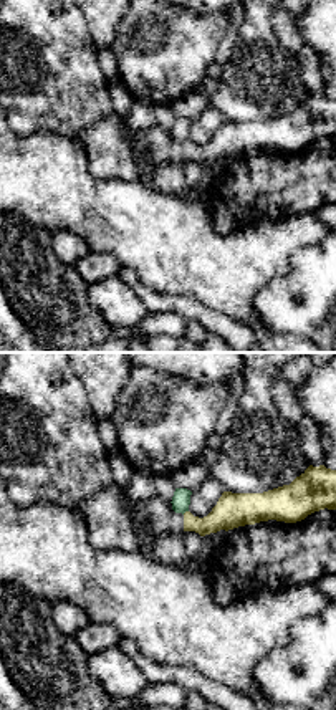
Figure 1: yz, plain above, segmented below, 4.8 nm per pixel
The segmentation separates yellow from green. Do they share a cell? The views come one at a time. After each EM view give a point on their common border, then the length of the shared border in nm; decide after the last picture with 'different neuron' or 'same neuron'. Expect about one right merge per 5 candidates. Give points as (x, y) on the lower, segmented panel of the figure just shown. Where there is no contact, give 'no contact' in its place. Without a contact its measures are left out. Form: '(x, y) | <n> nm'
(186, 512) | 40 nm

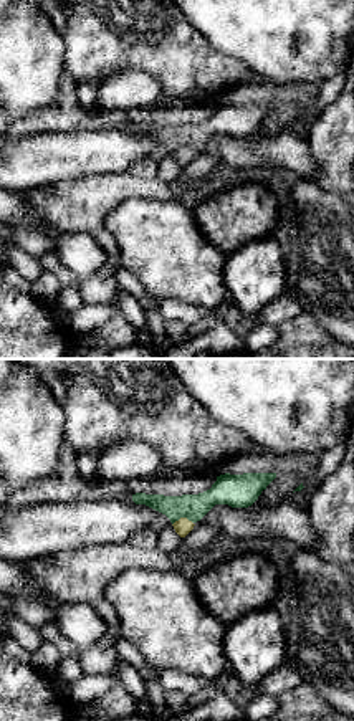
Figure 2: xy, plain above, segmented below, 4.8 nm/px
(182, 518) | 110 nm

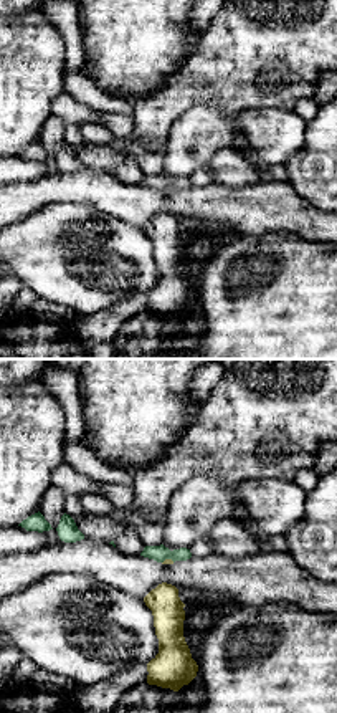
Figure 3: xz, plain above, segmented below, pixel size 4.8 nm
(167, 559) | 60 nm

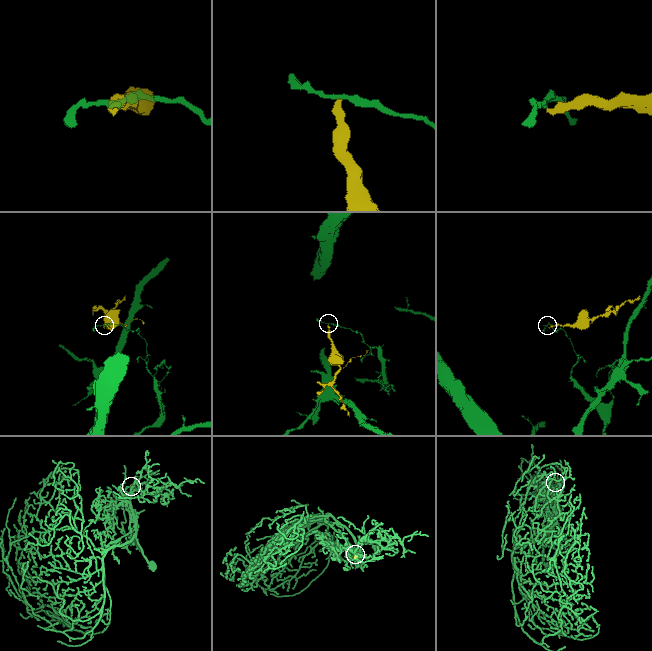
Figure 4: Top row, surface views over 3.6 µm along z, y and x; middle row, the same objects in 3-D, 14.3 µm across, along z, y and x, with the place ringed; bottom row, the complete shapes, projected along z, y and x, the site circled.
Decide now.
different neuron

